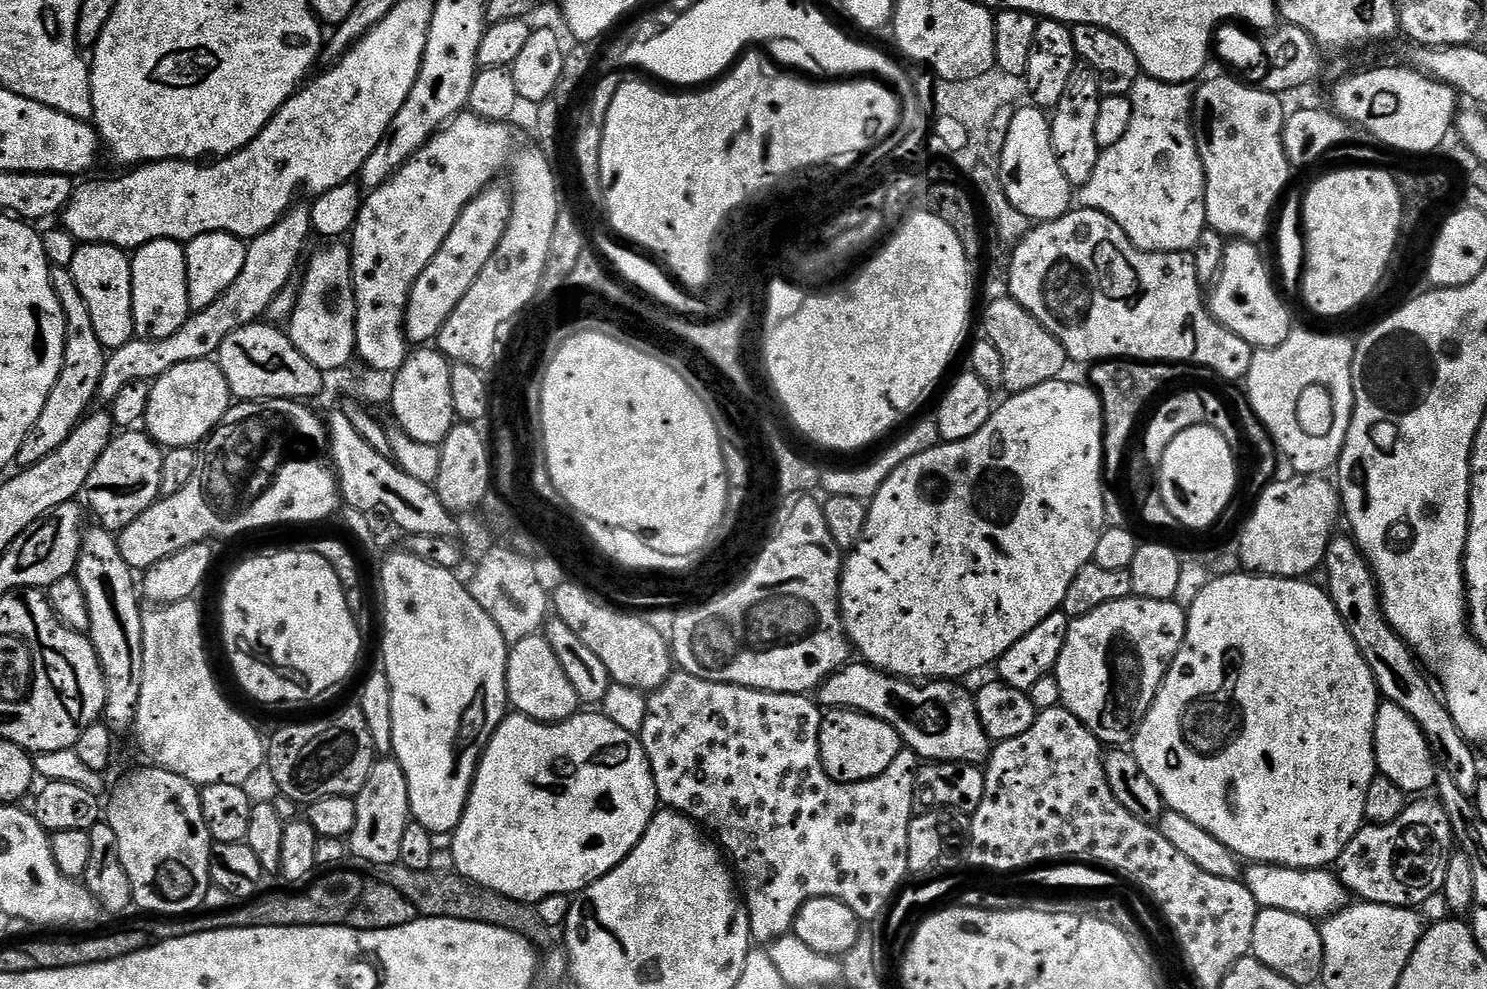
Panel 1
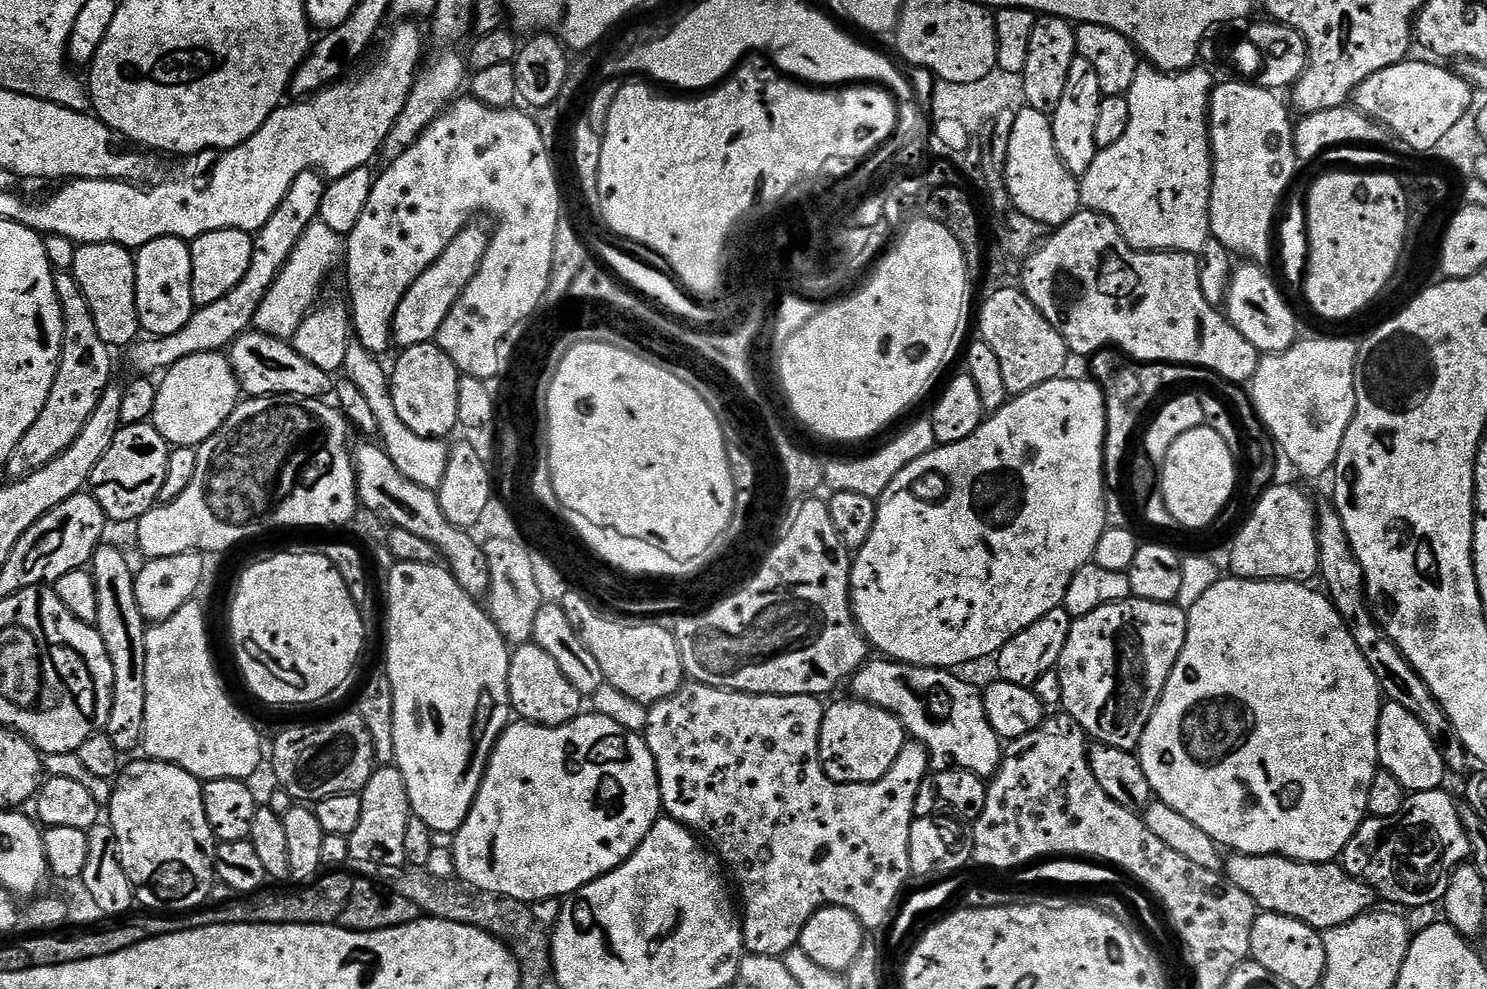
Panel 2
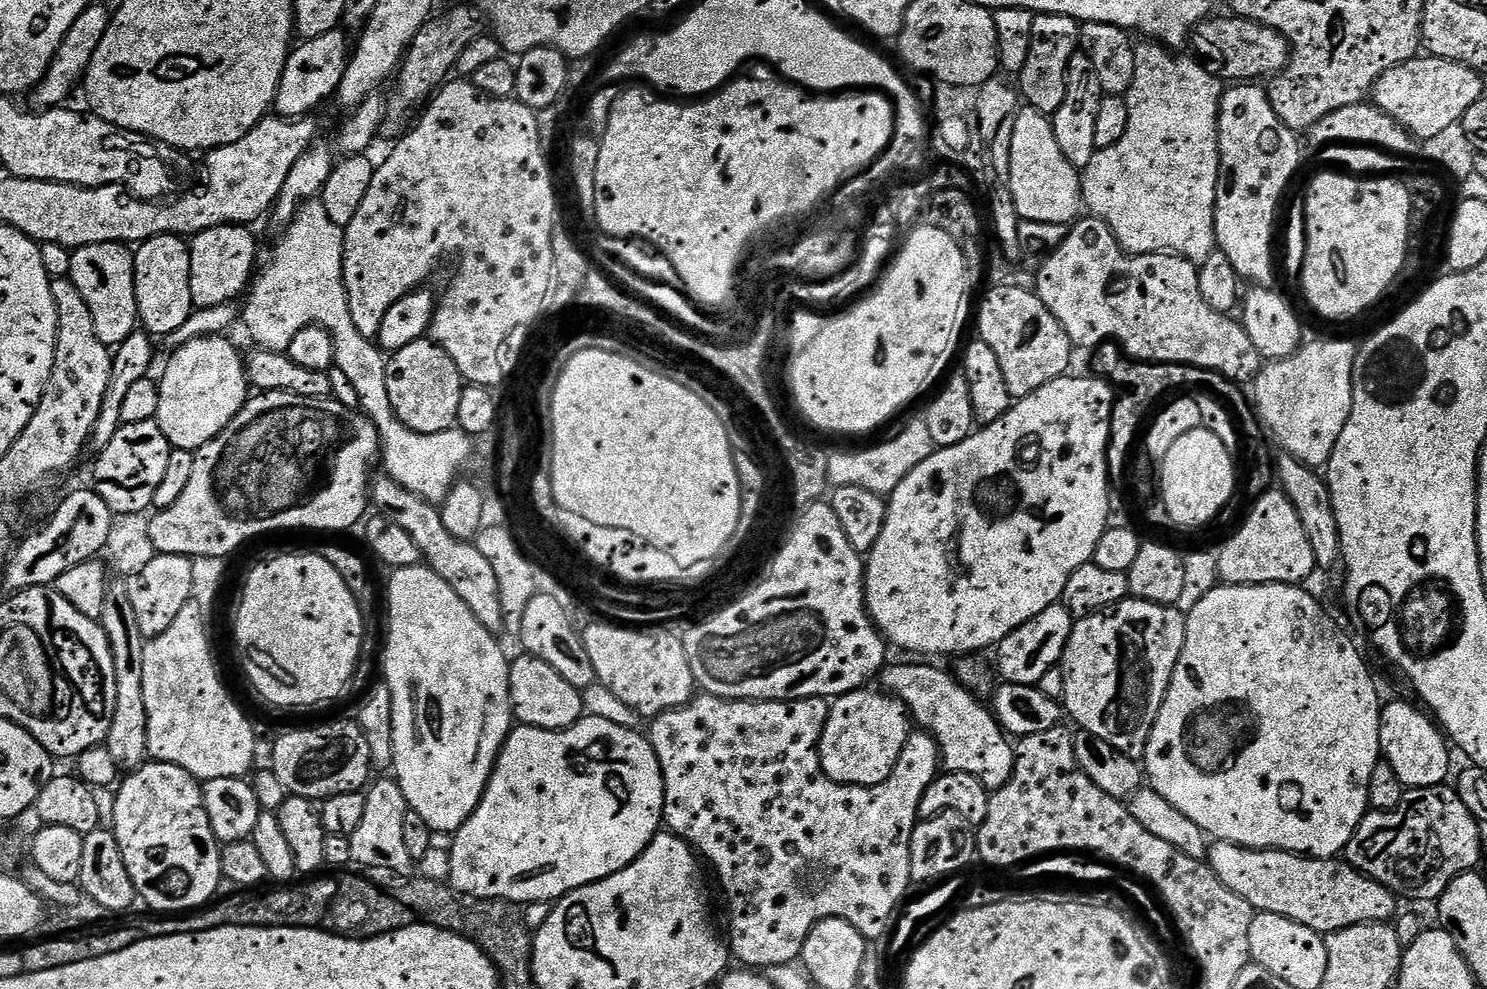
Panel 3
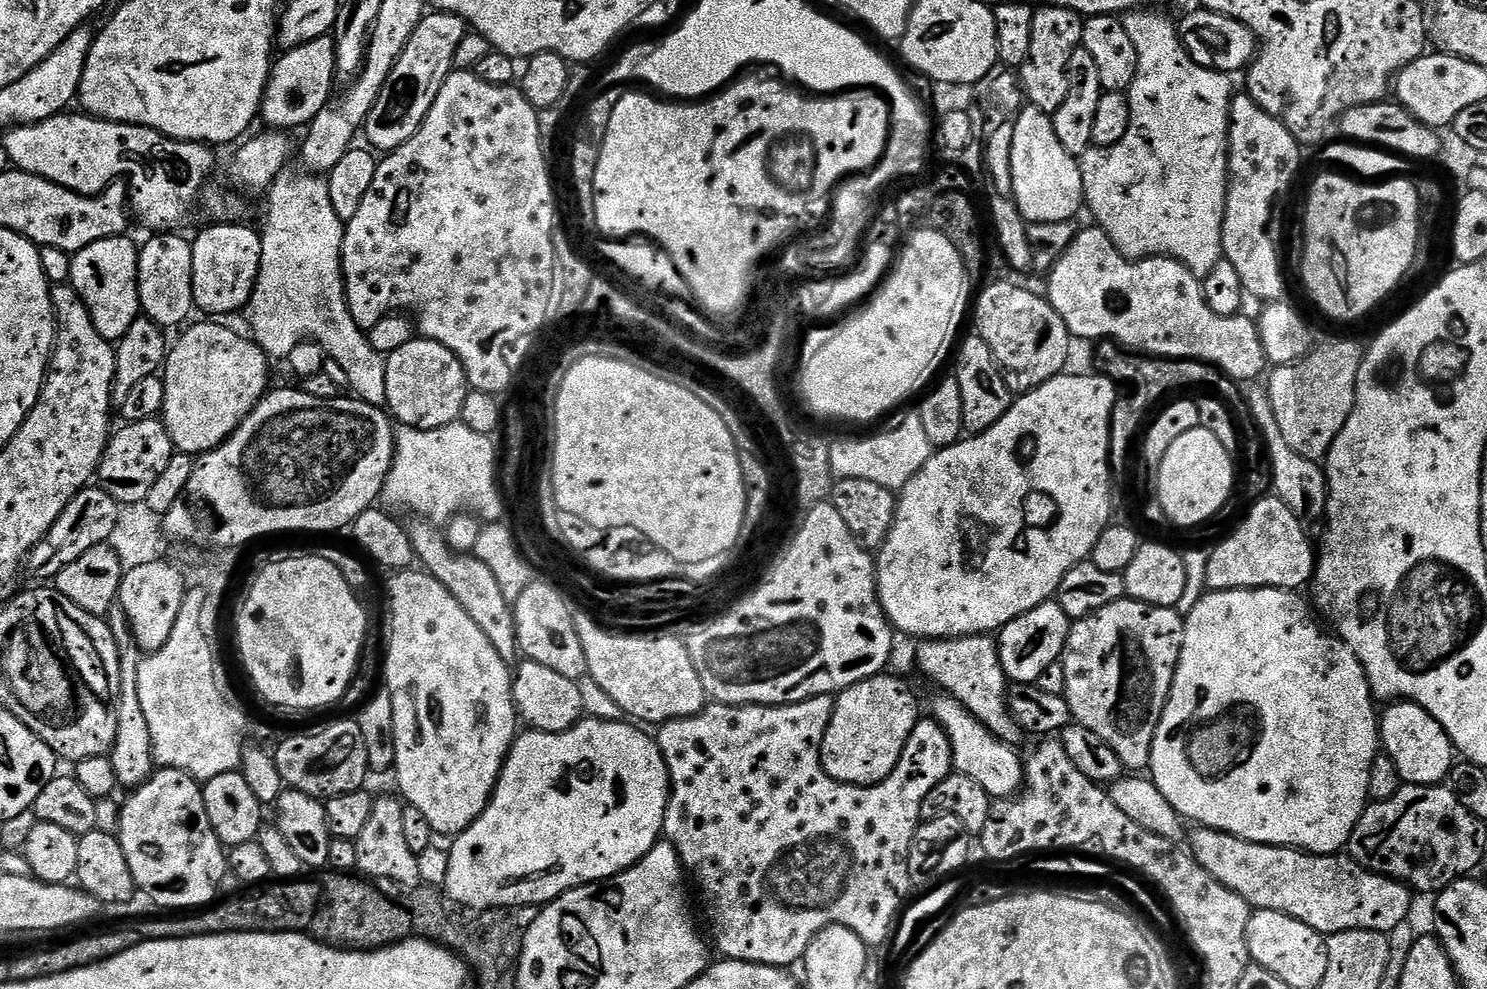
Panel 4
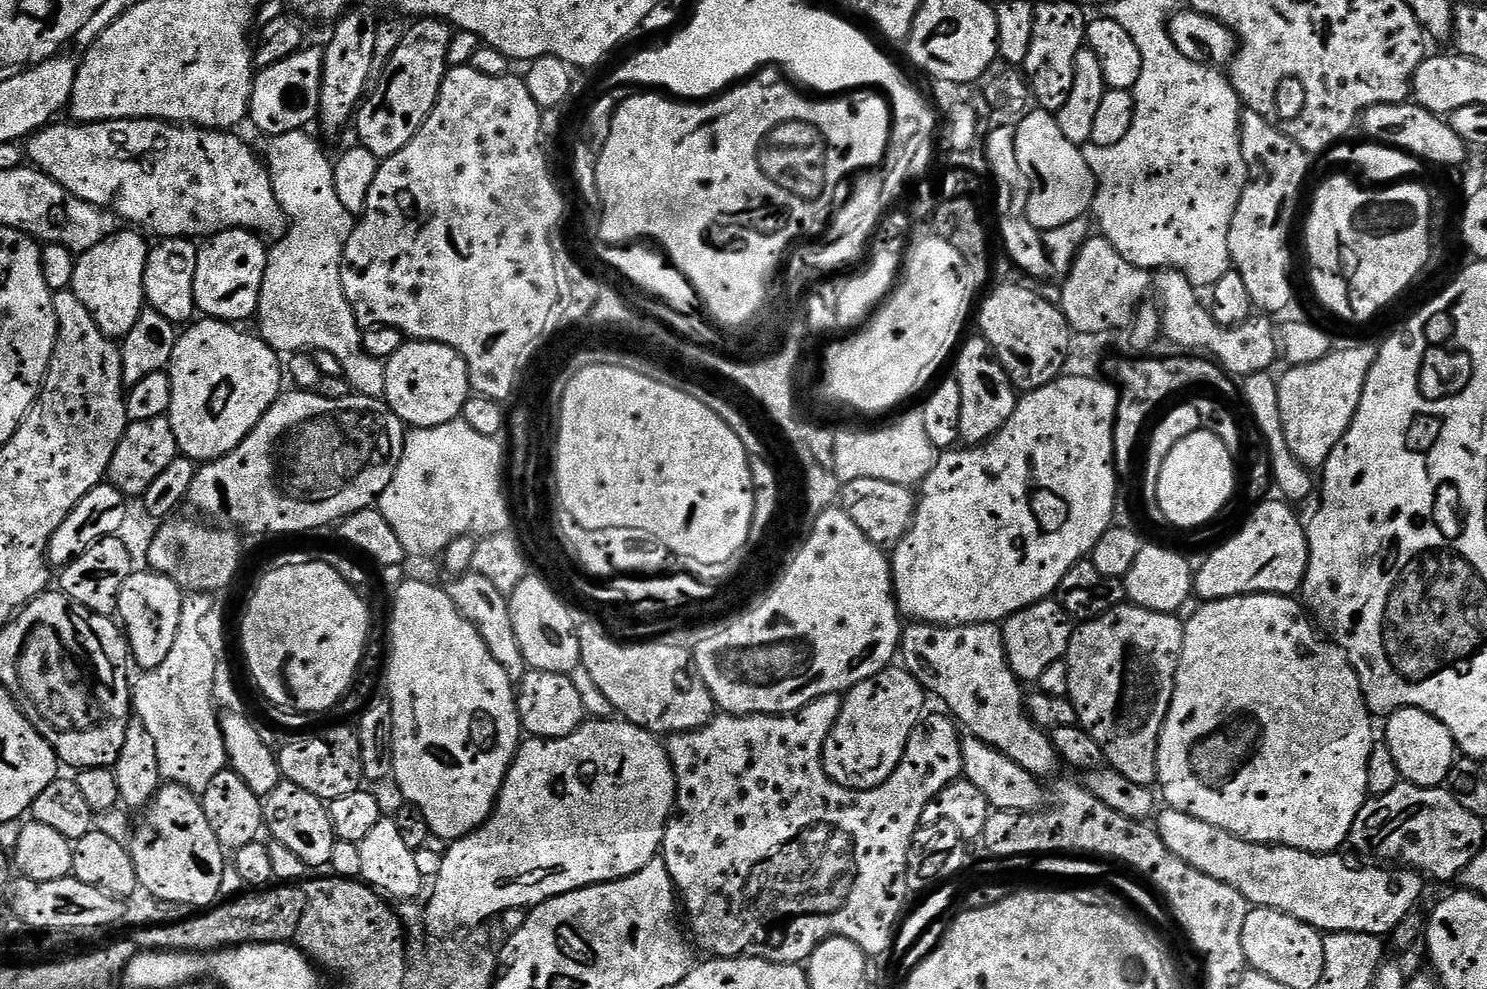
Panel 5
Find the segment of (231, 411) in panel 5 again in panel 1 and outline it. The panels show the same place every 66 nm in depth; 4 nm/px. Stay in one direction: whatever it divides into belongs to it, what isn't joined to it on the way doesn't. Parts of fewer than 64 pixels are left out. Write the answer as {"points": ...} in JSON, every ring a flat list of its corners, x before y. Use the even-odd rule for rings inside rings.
{"points":[[215,359,182,362,151,381,150,406,142,424,161,449,191,448,207,441,223,420,234,397]]}

